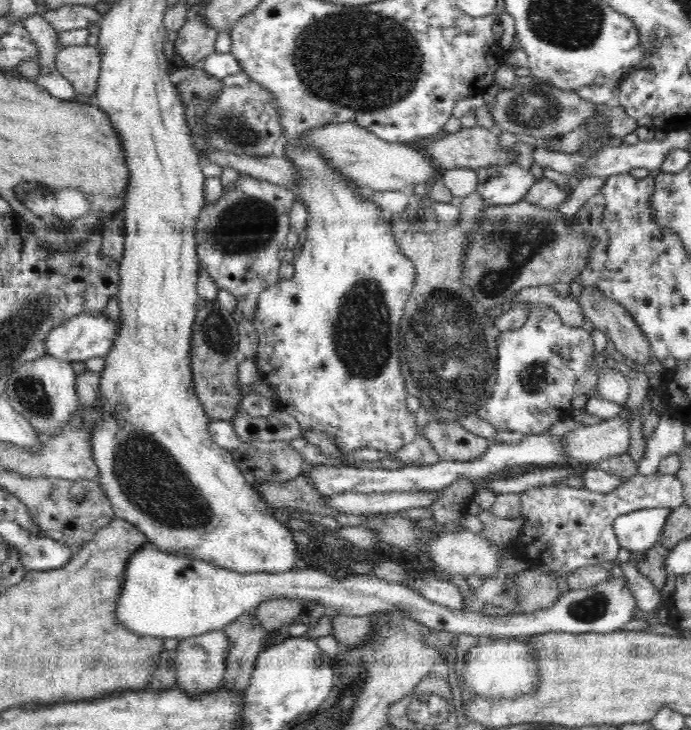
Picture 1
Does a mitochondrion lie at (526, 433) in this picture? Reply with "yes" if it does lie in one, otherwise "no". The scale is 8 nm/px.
no

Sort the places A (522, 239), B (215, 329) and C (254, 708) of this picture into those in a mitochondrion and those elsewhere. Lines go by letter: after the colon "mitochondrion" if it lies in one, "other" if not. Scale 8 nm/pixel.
A: mitochondrion
B: mitochondrion
C: other

